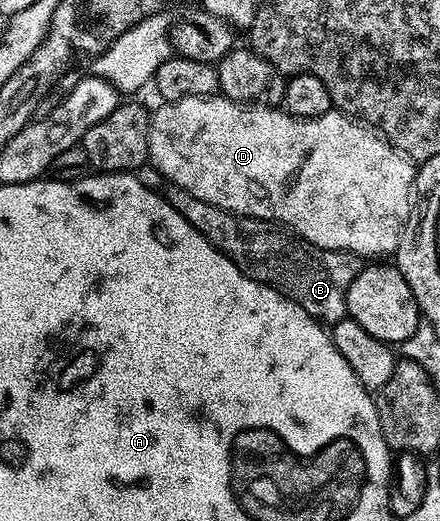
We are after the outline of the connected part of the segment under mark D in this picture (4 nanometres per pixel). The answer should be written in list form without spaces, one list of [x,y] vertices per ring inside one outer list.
[[[223,94],[206,98],[182,98],[173,104],[164,102],[159,106],[161,108],[157,112],[153,111],[150,116],[148,158],[151,167],[156,167],[169,180],[167,182],[169,185],[185,188],[196,198],[202,198],[202,202],[224,208],[227,212],[236,212],[239,216],[256,216],[264,221],[279,222],[291,229],[300,239],[309,240],[314,246],[322,246],[339,252],[351,252],[352,255],[361,258],[388,258],[395,253],[400,235],[404,233],[404,227],[408,224],[408,216],[411,214],[417,165],[409,160],[405,153],[393,148],[371,127],[357,122],[351,116],[345,116],[343,120],[340,120],[344,113],[339,110],[327,112],[313,120],[303,120],[297,116],[291,116],[289,112],[276,106],[237,102],[228,99]]]

